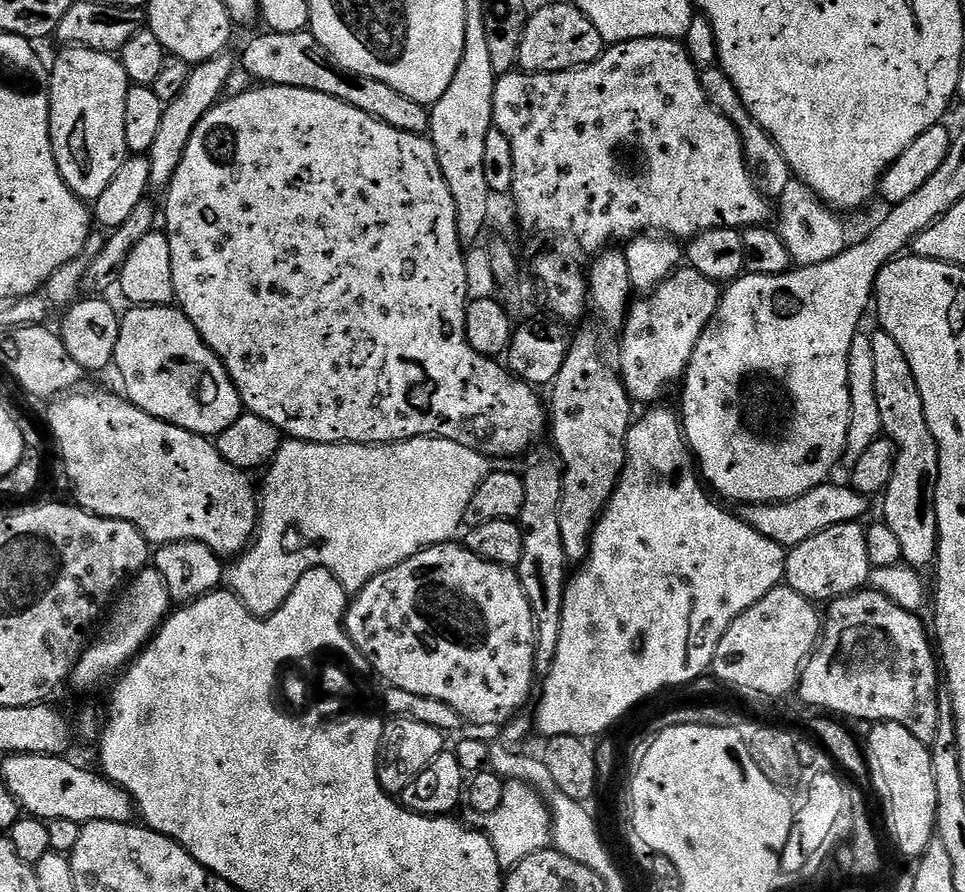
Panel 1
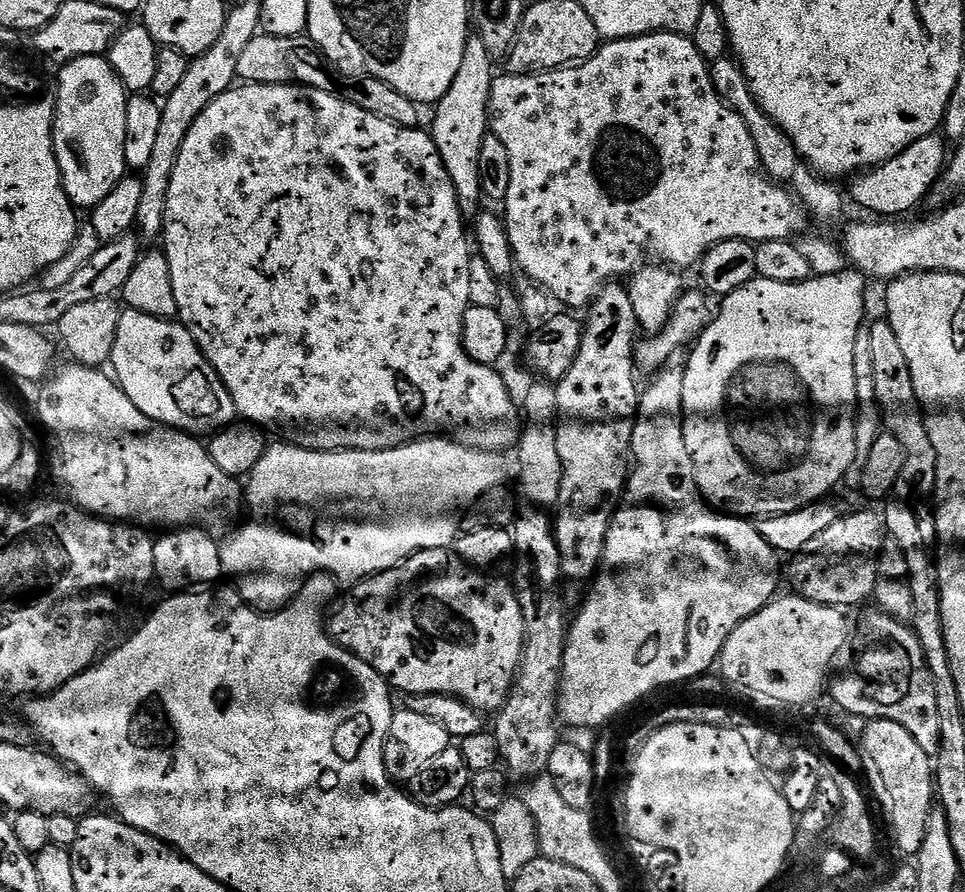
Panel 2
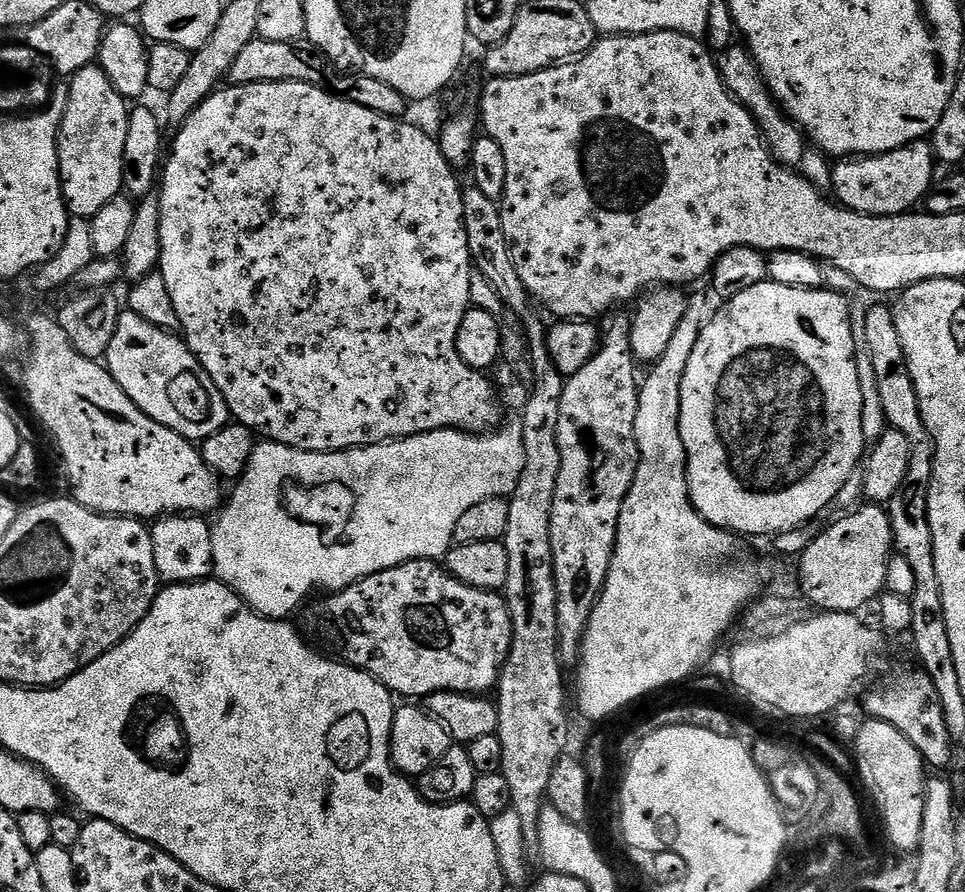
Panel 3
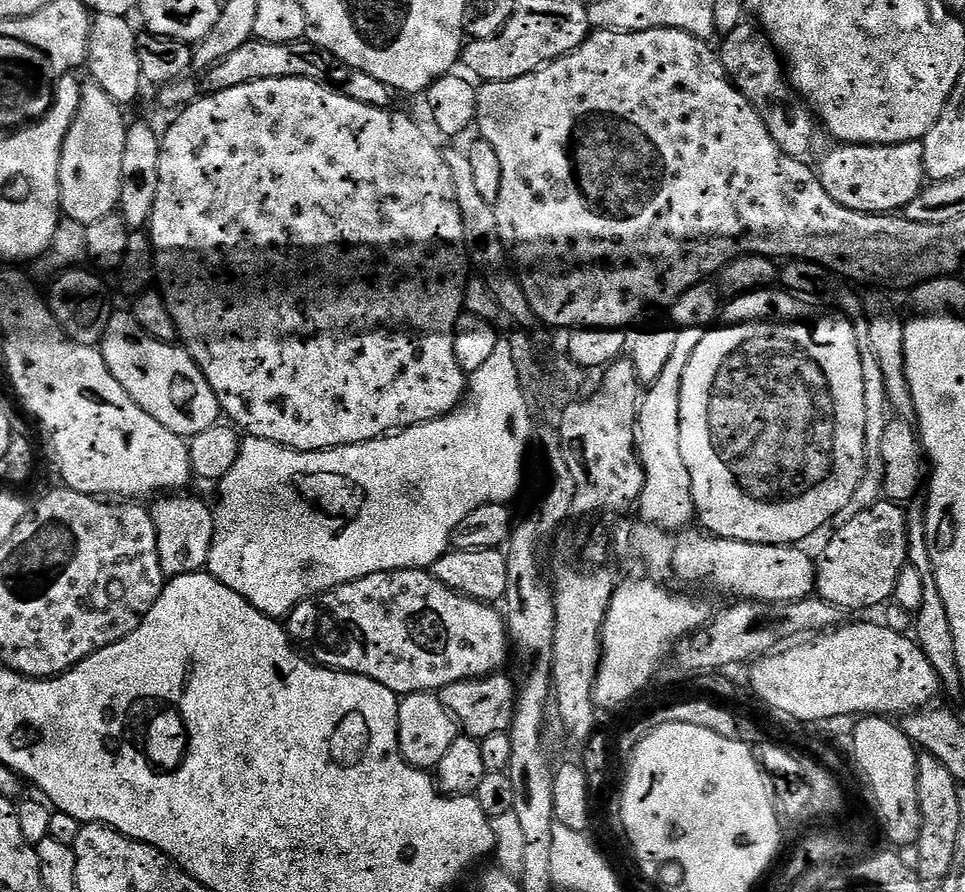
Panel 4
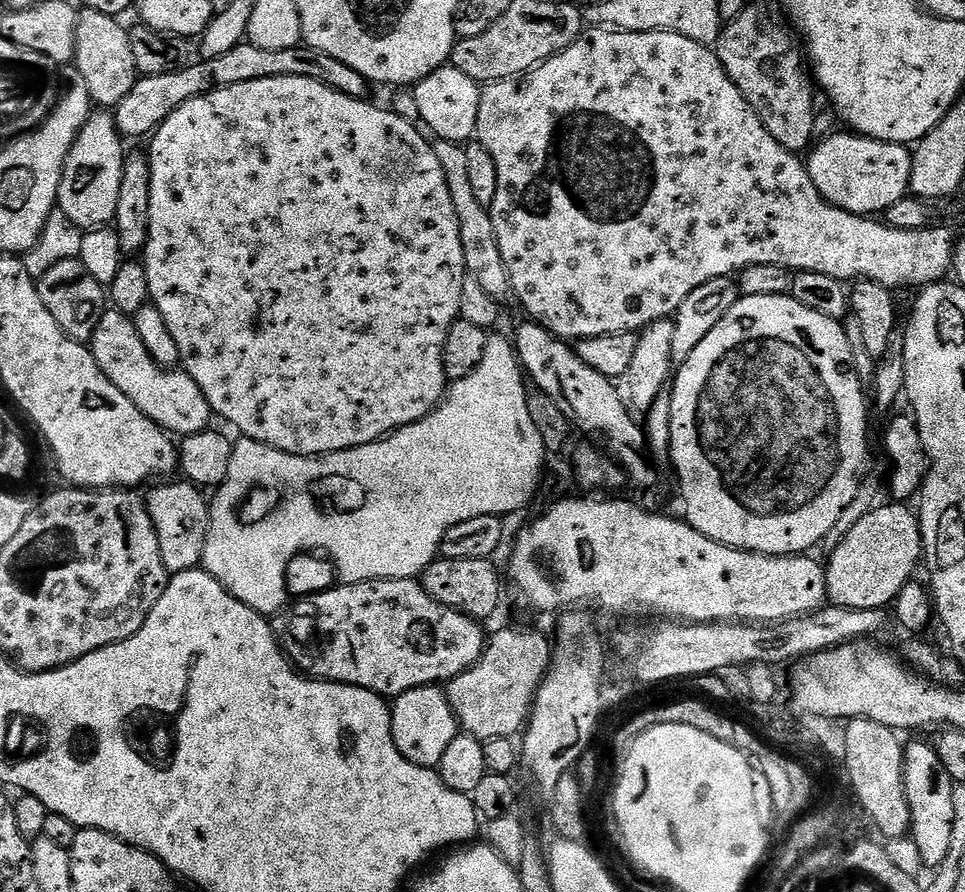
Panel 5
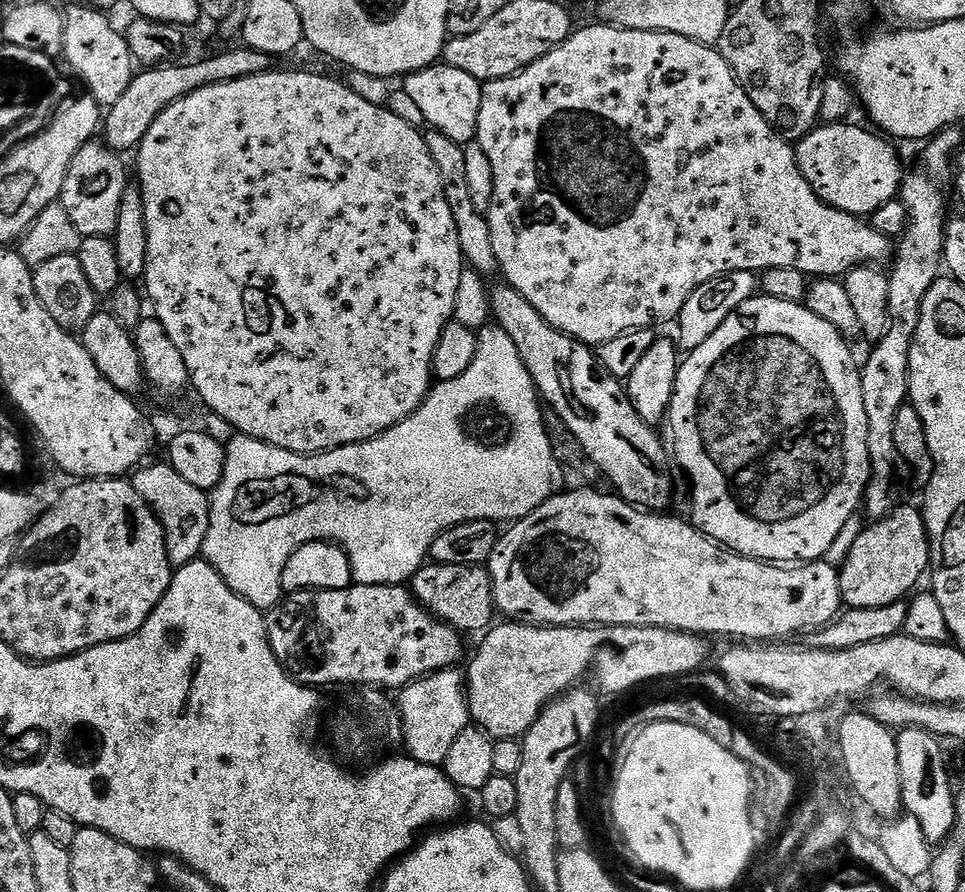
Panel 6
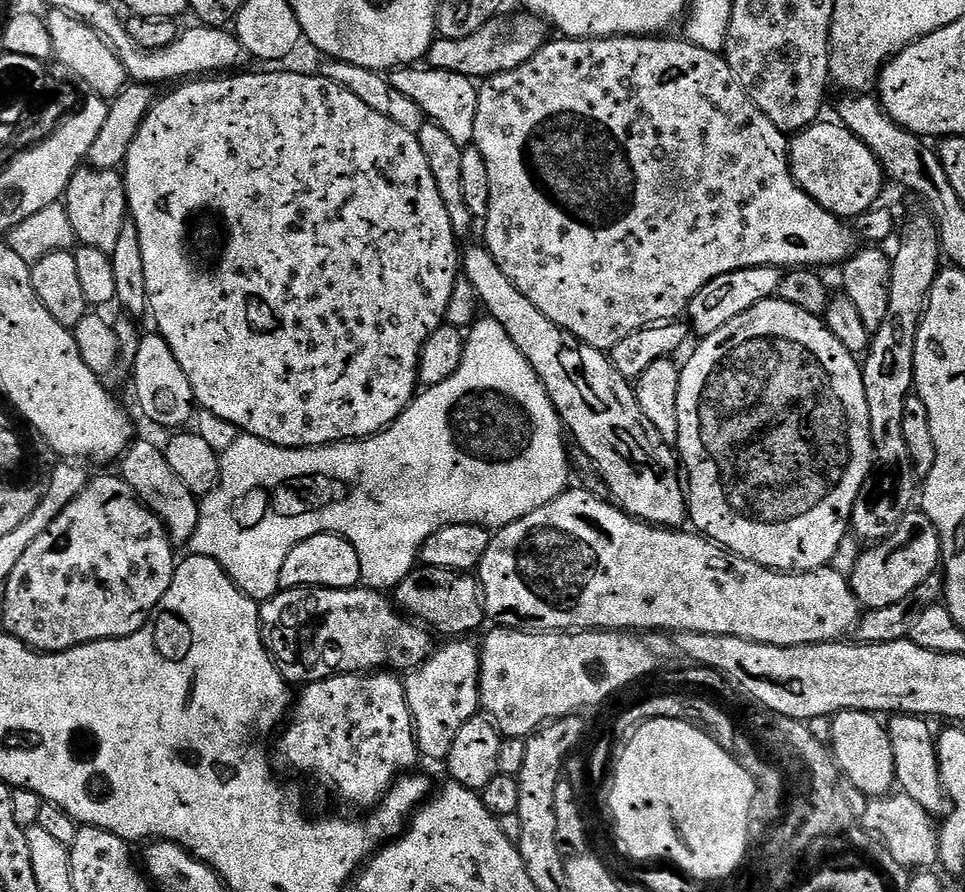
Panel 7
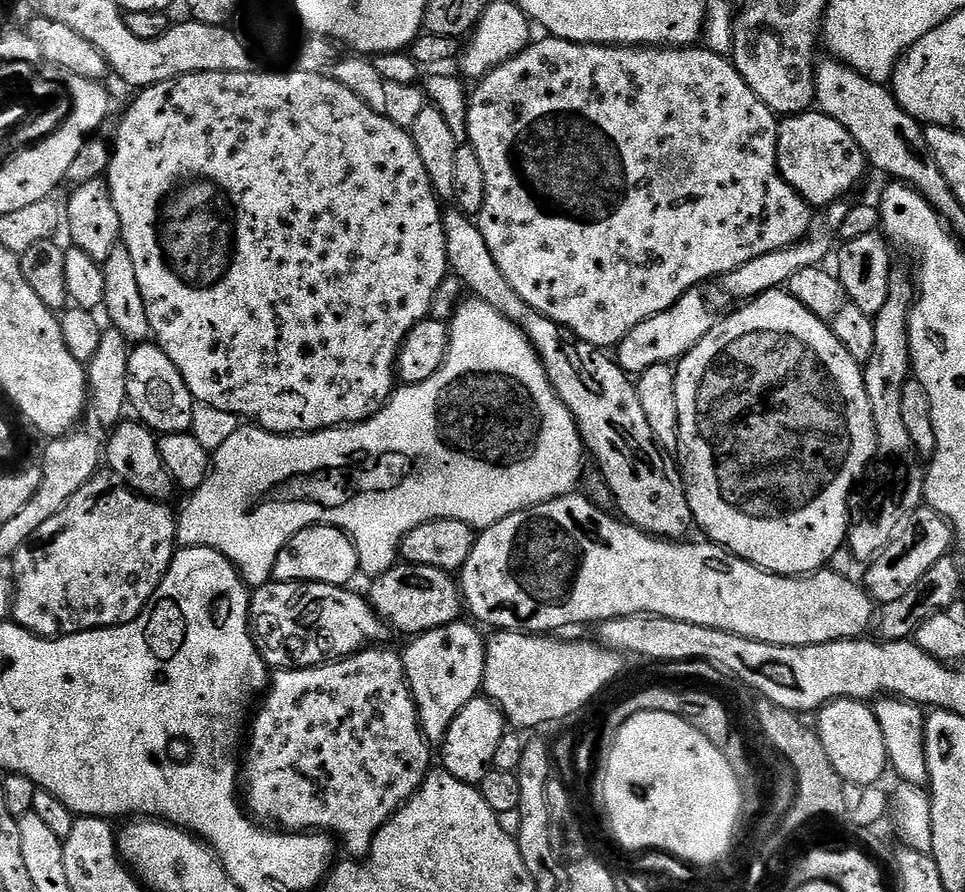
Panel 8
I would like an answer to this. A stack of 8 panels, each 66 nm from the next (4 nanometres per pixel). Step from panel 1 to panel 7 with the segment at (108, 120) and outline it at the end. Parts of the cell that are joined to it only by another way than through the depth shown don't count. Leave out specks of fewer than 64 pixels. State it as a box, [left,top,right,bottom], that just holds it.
[66,168,130,254]

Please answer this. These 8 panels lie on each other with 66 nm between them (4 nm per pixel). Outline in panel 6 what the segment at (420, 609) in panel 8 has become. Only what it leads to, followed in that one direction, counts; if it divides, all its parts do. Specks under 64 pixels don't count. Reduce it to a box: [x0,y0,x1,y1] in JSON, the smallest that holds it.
[410,562,497,634]

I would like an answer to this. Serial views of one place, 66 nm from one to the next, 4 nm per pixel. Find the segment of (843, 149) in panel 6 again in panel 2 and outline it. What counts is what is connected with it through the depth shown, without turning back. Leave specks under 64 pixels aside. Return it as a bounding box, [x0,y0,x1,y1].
[851,134,946,218]

